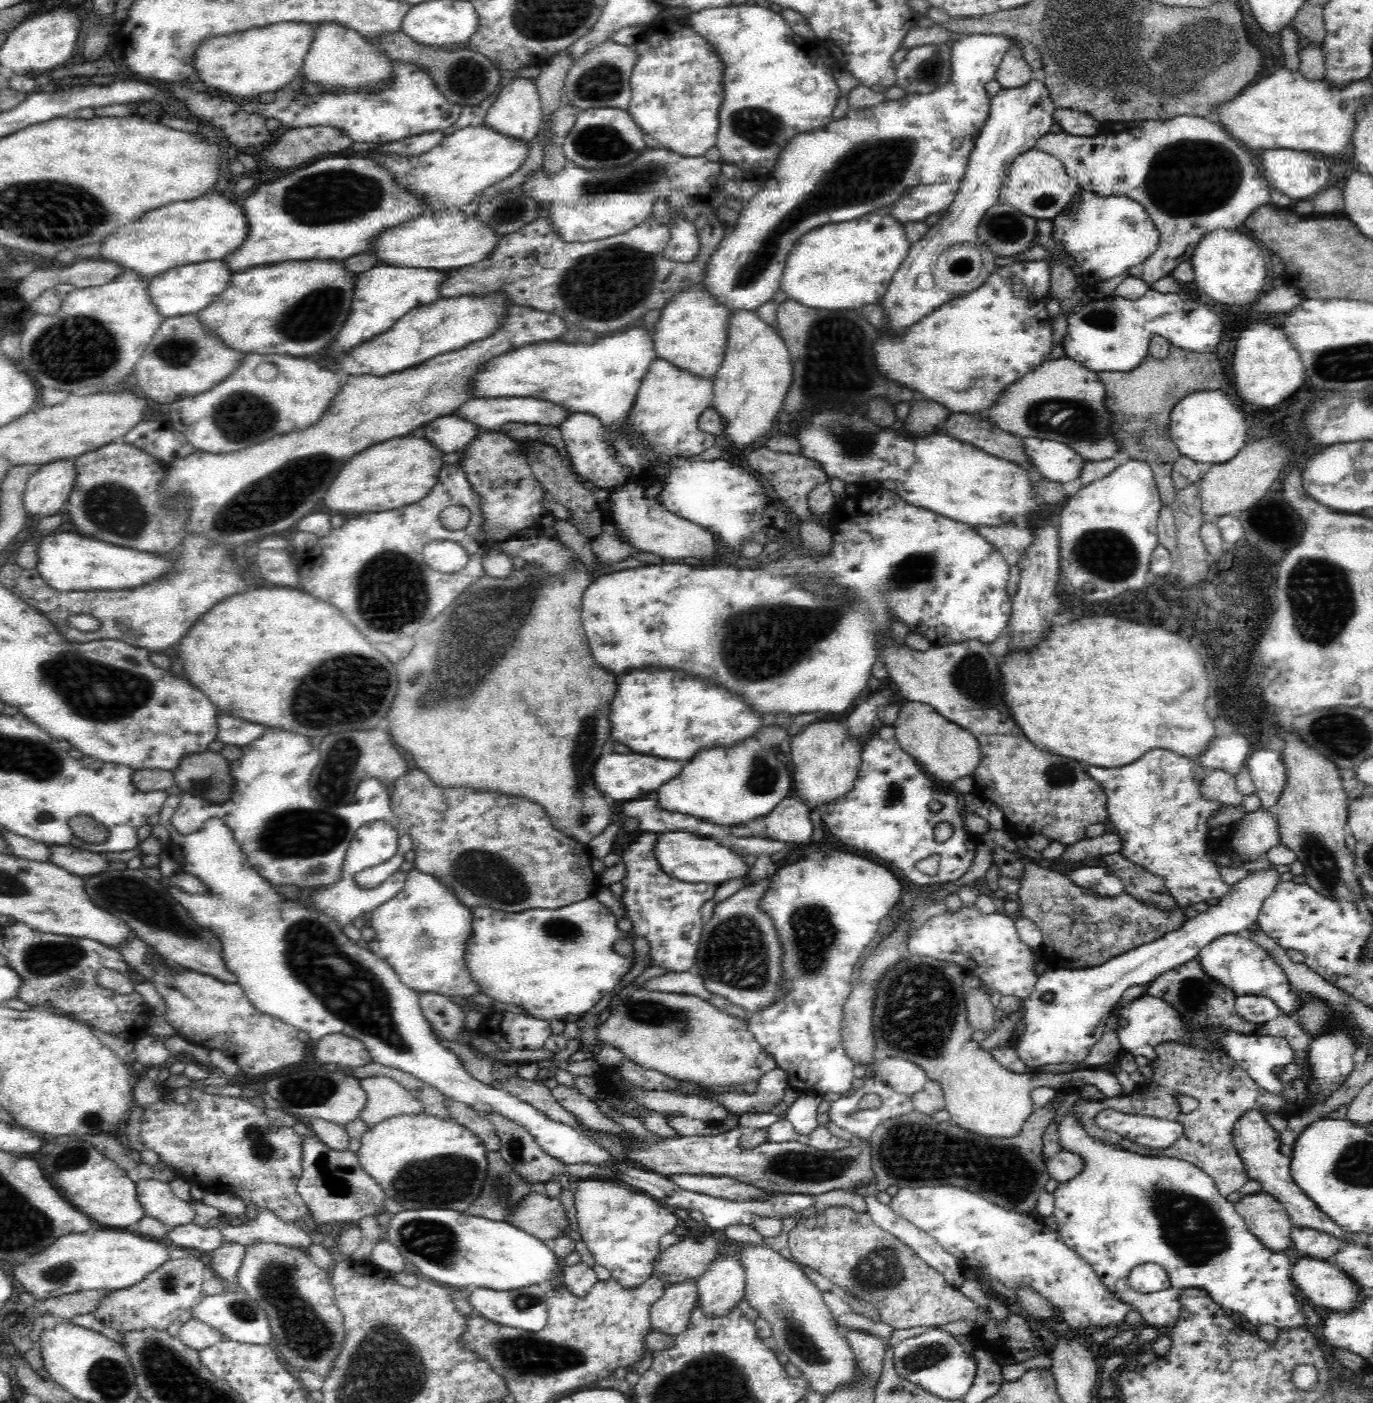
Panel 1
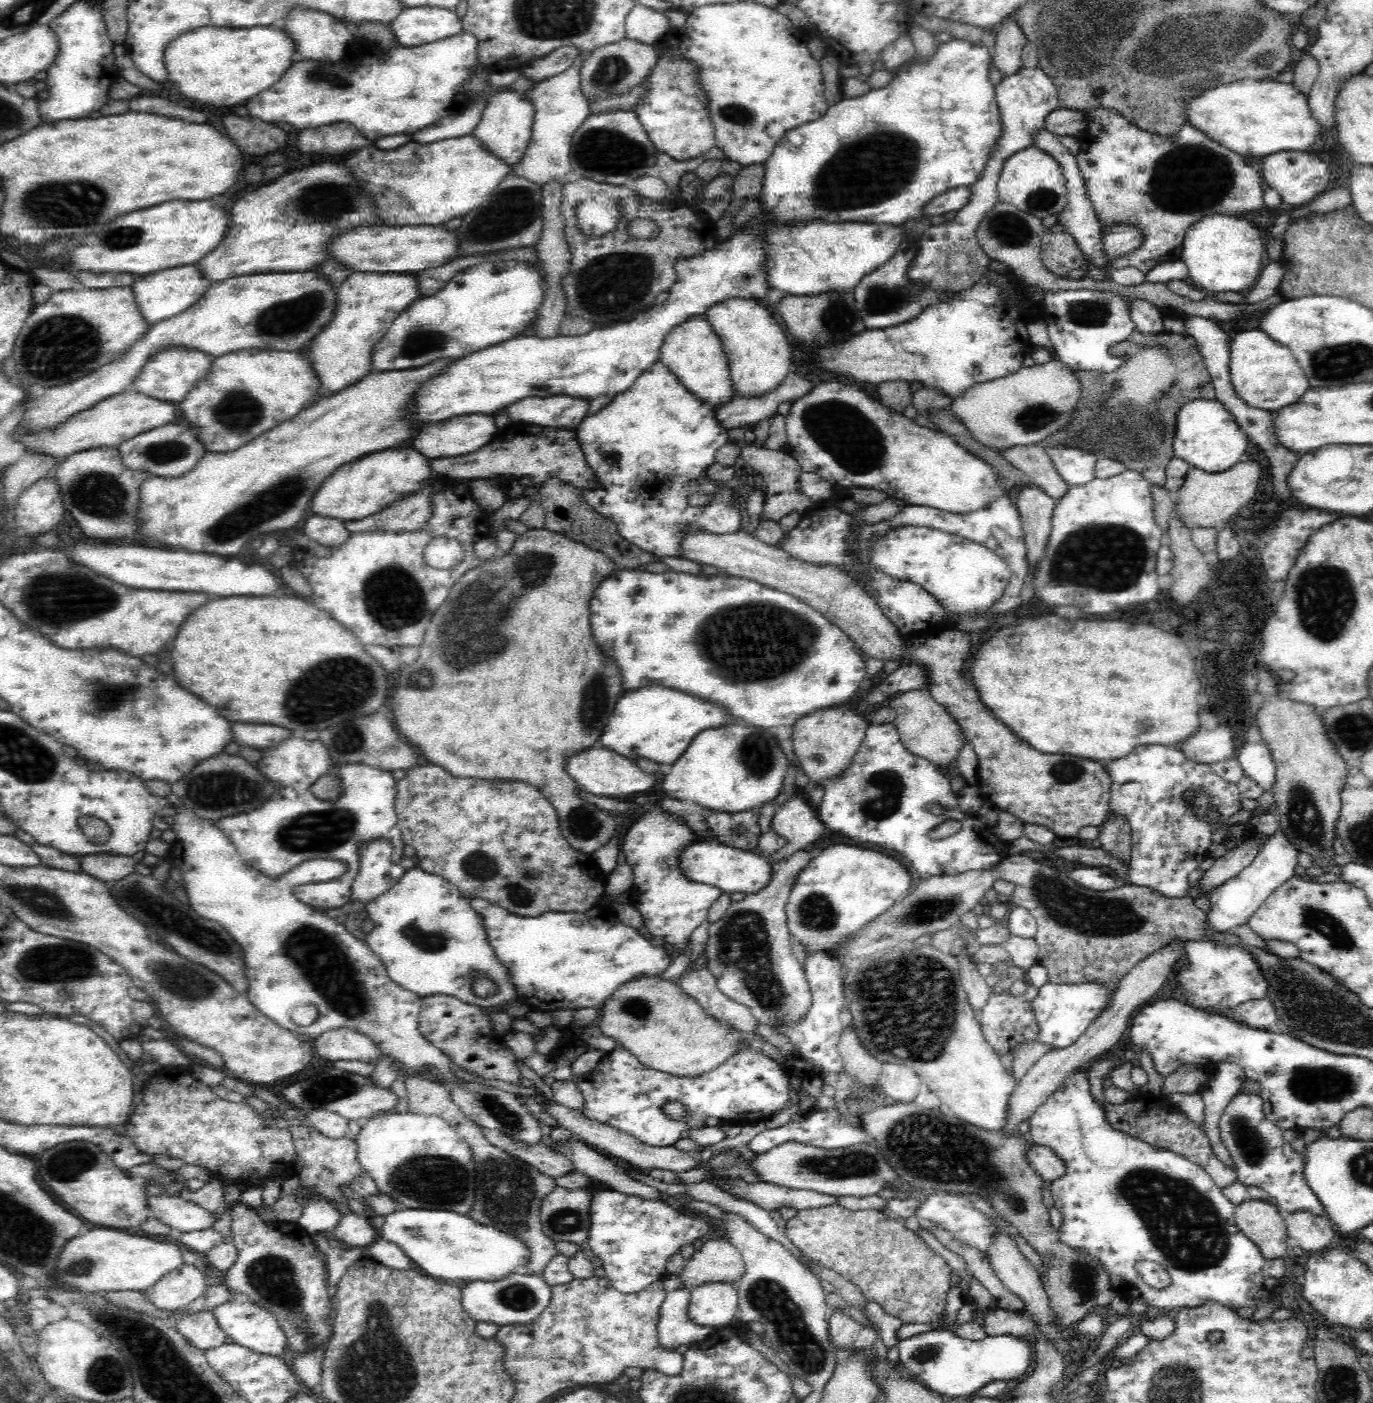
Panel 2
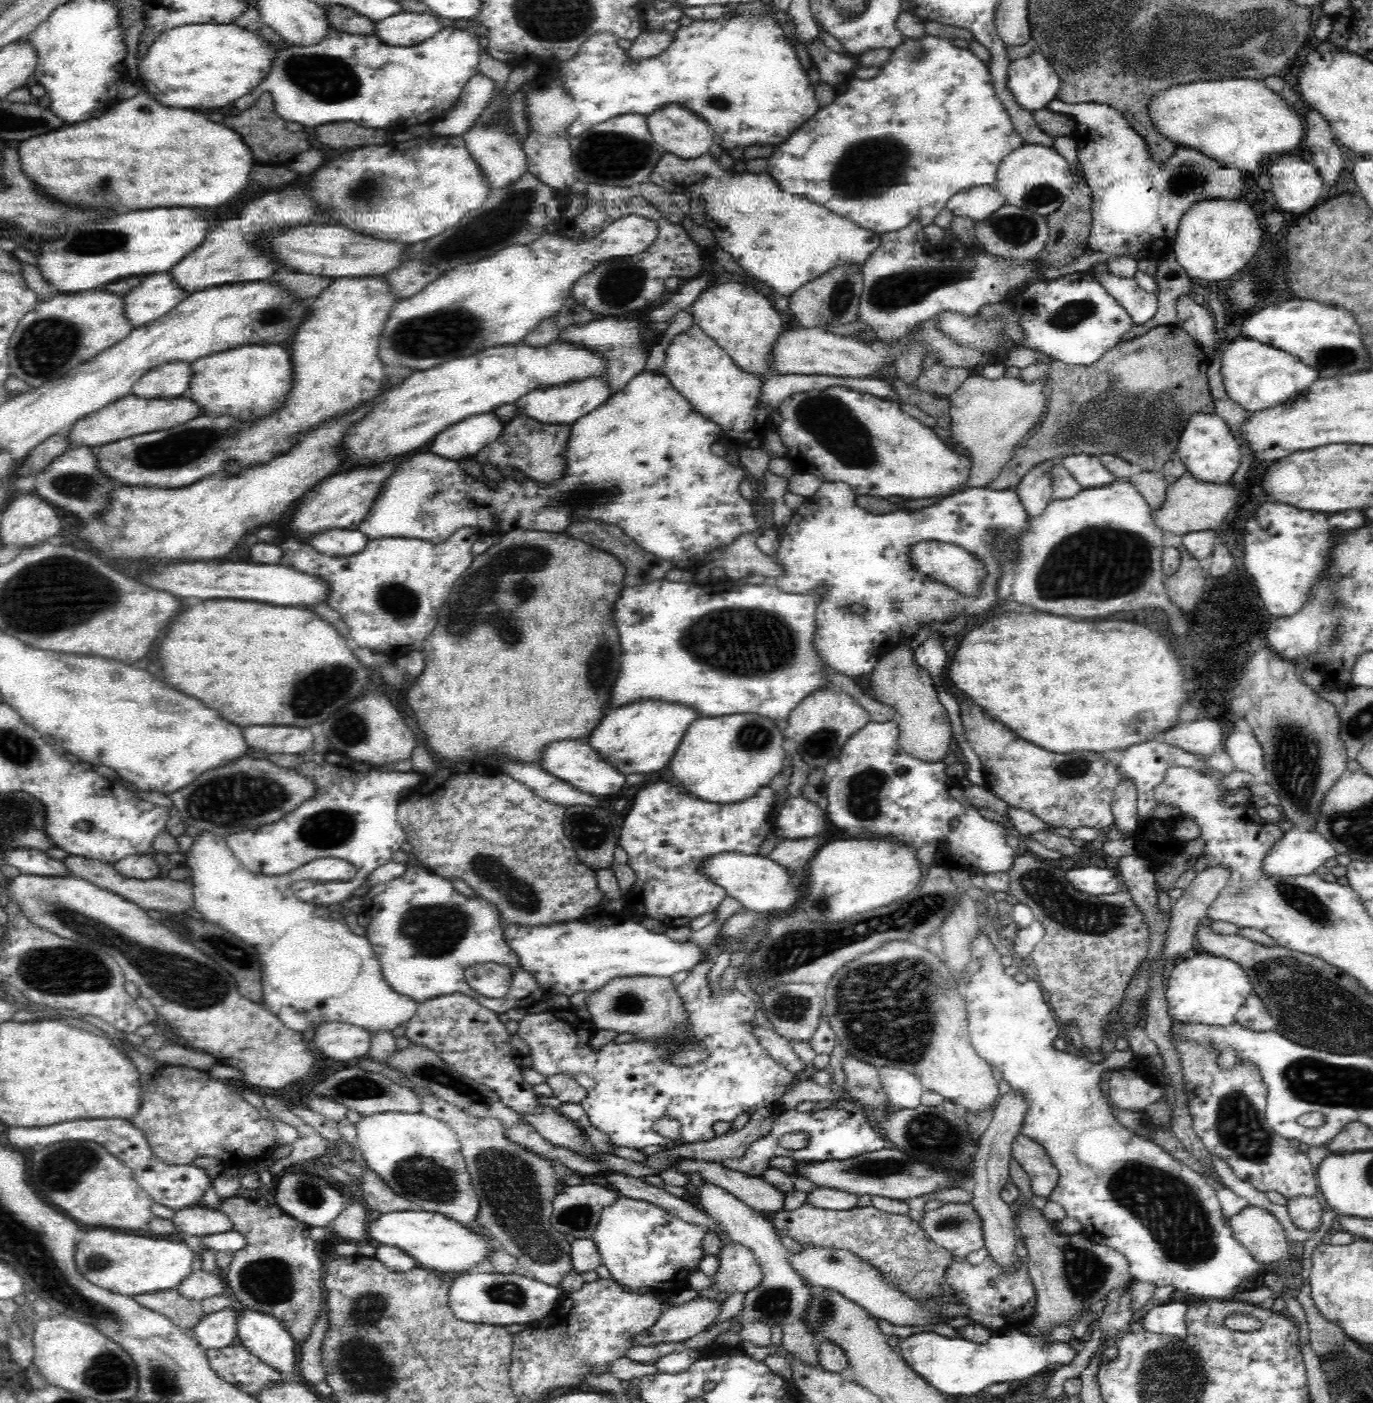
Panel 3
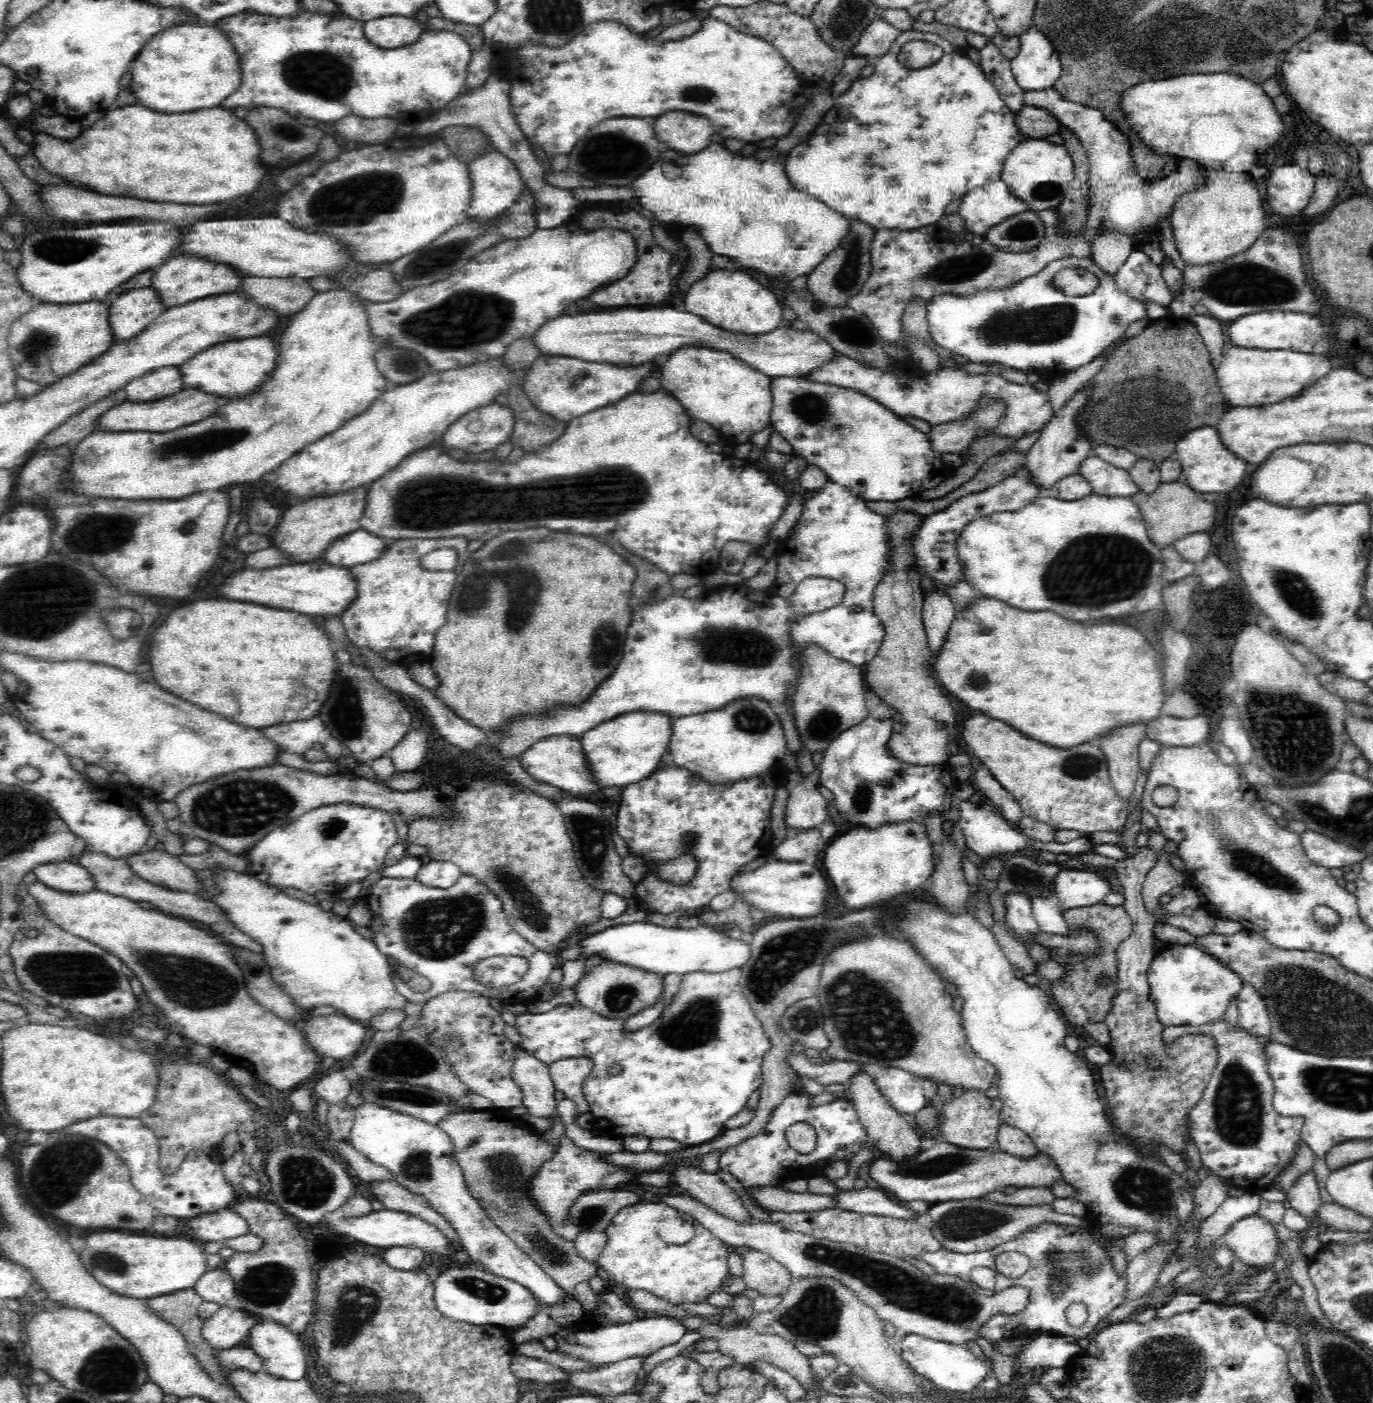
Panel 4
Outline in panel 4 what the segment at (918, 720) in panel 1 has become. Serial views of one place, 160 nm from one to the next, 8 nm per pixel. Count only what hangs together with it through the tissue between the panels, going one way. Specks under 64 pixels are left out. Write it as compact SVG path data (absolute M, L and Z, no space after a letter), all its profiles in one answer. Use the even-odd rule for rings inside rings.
M896 510L894 514L884 516L888 518L888 541L891 548L891 563L889 570L883 579L877 584L874 591L873 610L880 619L885 631L884 640L877 650L877 655L869 662L864 675L870 690L884 702L887 702L895 710L895 725L889 741L887 750L894 759L907 765L942 765L948 762L948 736L954 730L954 708L950 705L948 698L936 678L931 676L929 666L931 665L932 651L928 649L926 632L923 627L923 602L922 589L920 588L920 576L914 570L914 555L912 555L912 538L923 522L920 514L908 513Z

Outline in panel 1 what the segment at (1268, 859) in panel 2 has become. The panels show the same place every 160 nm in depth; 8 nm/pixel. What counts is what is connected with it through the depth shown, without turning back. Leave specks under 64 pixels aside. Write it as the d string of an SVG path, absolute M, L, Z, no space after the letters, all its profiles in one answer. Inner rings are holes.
M1262 870L1252 874L1250 878L1244 878L1241 882L1233 884L1231 894L1220 898L1218 904L1211 906L1208 911L1201 912L1192 919L1184 921L1179 929L1172 930L1172 933L1164 934L1163 938L1156 939L1148 945L1138 946L1136 949L1111 958L1104 962L1104 965L1089 967L1088 969L1052 969L1048 967L1039 976L1035 983L1034 990L1024 999L1024 1010L1022 1014L1022 1033L1015 1034L1017 1030L1013 1028L1012 1037L1008 1046L1016 1050L1018 1058L1028 1066L1033 1068L1031 1073L1036 1073L1041 1066L1047 1064L1080 1064L1086 1061L1092 1046L1102 1038L1104 1026L1111 1017L1113 1007L1119 1002L1126 988L1136 985L1152 983L1159 975L1164 975L1178 966L1186 965L1190 960L1197 958L1202 948L1219 937L1226 934L1246 933L1248 926L1256 922L1263 900L1274 892L1278 885L1278 872L1276 870ZM1042 994L1054 994L1054 1002L1042 1002Z

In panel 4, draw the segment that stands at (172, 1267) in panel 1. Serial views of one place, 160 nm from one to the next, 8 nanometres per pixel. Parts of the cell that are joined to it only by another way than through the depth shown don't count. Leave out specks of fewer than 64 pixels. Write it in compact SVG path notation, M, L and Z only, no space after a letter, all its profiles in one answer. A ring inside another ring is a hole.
M217 1269L204 1272L192 1288L203 1302L222 1305L235 1296L234 1279L226 1271Z

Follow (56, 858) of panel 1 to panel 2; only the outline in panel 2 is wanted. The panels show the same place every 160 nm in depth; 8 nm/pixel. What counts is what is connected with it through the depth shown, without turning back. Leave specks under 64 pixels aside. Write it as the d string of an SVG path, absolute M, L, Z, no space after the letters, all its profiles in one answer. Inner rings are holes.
M96 853L76 856L80 870L101 882L118 880L130 872L134 872L136 861L132 857L122 857L116 854Z

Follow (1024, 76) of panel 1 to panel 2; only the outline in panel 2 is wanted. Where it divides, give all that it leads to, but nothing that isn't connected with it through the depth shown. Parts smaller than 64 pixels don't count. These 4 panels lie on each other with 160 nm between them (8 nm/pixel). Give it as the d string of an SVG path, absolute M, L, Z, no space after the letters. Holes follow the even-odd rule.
M1010 17L997 28L996 46L992 54L993 65L1003 76L1008 76L1024 67L1022 54L1028 43L1022 29Z

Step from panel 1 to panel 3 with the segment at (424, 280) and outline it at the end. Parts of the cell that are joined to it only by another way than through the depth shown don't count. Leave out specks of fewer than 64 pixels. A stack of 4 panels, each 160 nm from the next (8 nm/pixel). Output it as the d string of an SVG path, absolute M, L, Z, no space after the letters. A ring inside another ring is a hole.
M344 277L333 279L330 286L320 293L320 298L315 297L311 299L311 304L309 306L310 314L304 318L304 322L295 332L292 348L289 348L291 353L291 363L293 364L293 387L289 392L288 400L280 410L277 410L273 415L270 415L265 419L260 419L251 425L242 425L242 423L238 423L236 419L228 416L206 417L206 415L201 414L199 417L192 418L192 420L188 420L188 422L183 422L172 428L134 435L125 439L118 439L116 442L100 445L95 448L97 452L96 458L98 467L100 467L100 470L106 472L106 475L110 476L110 478L114 480L114 483L124 482L124 484L126 484L126 482L128 482L128 484L134 484L134 486L184 489L189 485L194 485L194 482L198 482L198 480L208 478L221 471L235 468L248 469L249 467L260 467L263 463L268 463L269 461L280 457L282 454L286 453L286 450L288 450L294 442L296 442L296 436L300 436L300 434L303 434L306 430L312 430L312 426L319 426L320 422L328 420L328 418L337 418L342 416L342 414L347 414L348 410L355 410L358 406L362 406L364 402L368 402L370 398L374 398L376 394L382 392L382 389L380 388L383 386L385 374L384 371L382 371L382 361L378 356L379 342L385 327L385 320L389 317L392 306L394 306L398 300L400 299L393 294L391 286L385 282L383 277Z

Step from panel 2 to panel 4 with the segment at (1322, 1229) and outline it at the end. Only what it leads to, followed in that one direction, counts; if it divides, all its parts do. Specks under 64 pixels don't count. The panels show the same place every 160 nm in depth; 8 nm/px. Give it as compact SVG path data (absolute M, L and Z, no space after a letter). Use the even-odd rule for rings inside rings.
M1310 1171L1299 1178L1289 1189L1286 1198L1290 1202L1290 1206L1304 1218L1315 1217L1322 1200L1320 1199L1314 1173Z

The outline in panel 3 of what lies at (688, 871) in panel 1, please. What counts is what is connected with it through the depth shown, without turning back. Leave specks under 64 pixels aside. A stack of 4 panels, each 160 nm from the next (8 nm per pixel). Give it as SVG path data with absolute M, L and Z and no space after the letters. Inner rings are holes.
M724 852L714 854L707 861L702 862L699 868L712 883L722 887L726 894L735 898L752 913L788 910L788 908L796 906L798 898L802 896L800 888L788 888L788 872L769 856Z

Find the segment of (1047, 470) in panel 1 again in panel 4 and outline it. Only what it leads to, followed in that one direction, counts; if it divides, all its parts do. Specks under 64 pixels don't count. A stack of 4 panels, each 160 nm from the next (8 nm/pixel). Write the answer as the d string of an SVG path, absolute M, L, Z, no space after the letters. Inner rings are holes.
M1099 457L1084 459L1077 474L1090 484L1093 493L1101 496L1132 497L1139 492L1128 471L1116 468Z

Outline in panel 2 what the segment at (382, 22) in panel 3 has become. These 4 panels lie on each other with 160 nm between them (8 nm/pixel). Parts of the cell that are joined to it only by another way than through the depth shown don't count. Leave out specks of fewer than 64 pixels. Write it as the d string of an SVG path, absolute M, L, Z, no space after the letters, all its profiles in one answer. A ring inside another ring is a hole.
M426 6L406 7L389 28L401 47L424 46L464 31L456 10Z

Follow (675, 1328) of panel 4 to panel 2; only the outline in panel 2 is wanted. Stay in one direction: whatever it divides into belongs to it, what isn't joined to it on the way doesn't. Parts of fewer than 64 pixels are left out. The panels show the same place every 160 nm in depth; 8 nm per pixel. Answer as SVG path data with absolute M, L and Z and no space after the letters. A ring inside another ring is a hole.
M704 1282L691 1290L689 1317L700 1326L724 1327L734 1324L739 1310L738 1284Z

